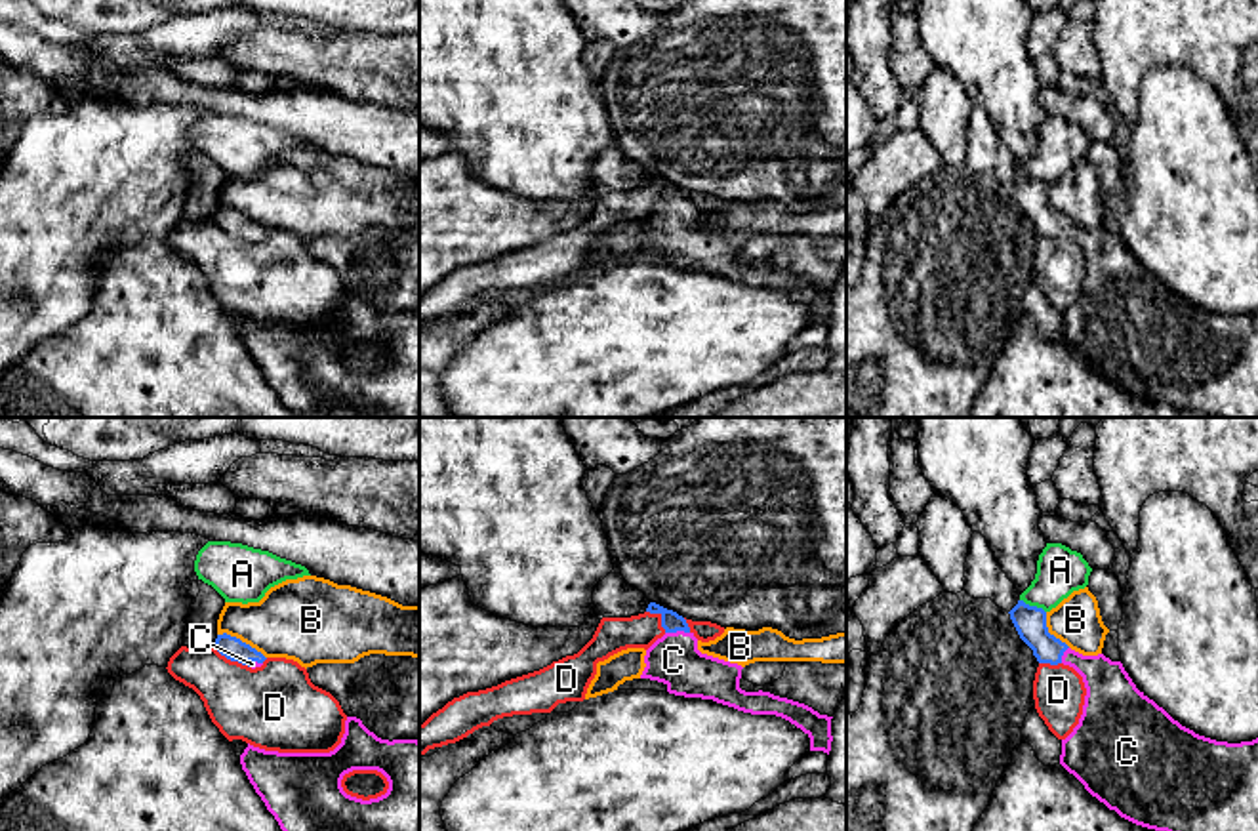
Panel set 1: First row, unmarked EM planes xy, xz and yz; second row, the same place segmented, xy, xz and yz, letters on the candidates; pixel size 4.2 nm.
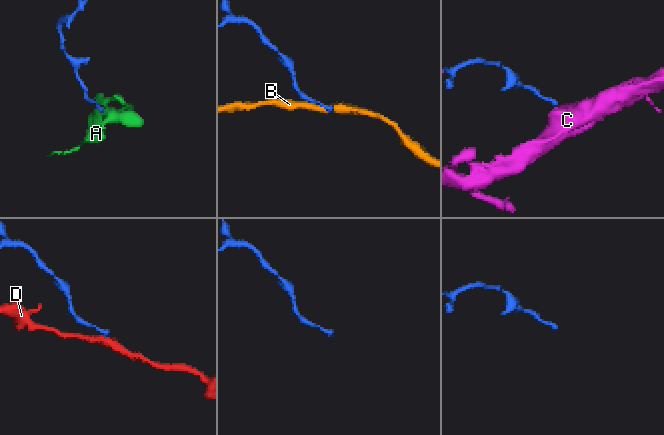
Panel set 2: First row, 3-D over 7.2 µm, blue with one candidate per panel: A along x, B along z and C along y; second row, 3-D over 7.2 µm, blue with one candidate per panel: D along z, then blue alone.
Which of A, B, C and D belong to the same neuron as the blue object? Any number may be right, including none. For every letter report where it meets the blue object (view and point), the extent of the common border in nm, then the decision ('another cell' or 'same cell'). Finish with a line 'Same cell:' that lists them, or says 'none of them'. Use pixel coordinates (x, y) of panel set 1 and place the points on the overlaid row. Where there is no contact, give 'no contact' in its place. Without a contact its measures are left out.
A: meets blue in yz at (1034, 607); contact 130 nm long; another cell
B: meets blue in xy at (241, 641); contact 240 nm long; another cell
C: meets blue in xz at (677, 629); contact 100 nm long; same cell
D: meets blue in xy at (231, 660); contact 180 nm long; another cell
Same cell: C

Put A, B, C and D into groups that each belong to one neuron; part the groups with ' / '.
A / B / C / D

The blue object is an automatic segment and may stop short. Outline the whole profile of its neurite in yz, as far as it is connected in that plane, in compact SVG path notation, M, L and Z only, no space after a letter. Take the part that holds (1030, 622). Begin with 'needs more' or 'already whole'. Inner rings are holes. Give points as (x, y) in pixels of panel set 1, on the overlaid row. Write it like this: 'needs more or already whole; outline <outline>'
needs more; outline M1018 600L1008 614L1020 638L1033 650L1039 663L1064 663L1083 677L1086 688L1083 715L1073 732L1062 740L1060 764L1092 797L1121 818L1155 831L1258 831L1258 738L1228 743L1199 736L1140 692L1121 661L1111 661L1104 654L1083 656L1050 635L1043 608Z

